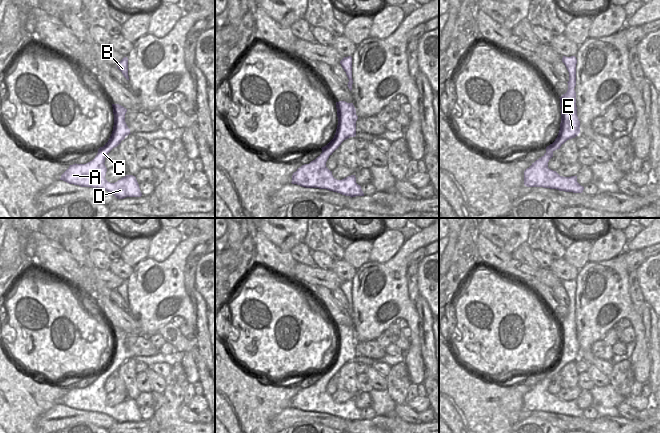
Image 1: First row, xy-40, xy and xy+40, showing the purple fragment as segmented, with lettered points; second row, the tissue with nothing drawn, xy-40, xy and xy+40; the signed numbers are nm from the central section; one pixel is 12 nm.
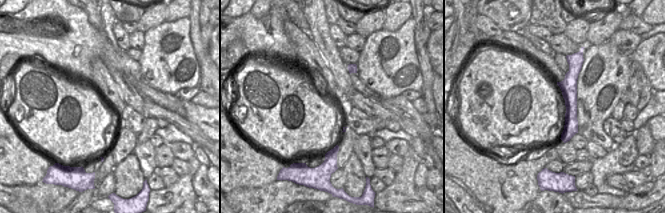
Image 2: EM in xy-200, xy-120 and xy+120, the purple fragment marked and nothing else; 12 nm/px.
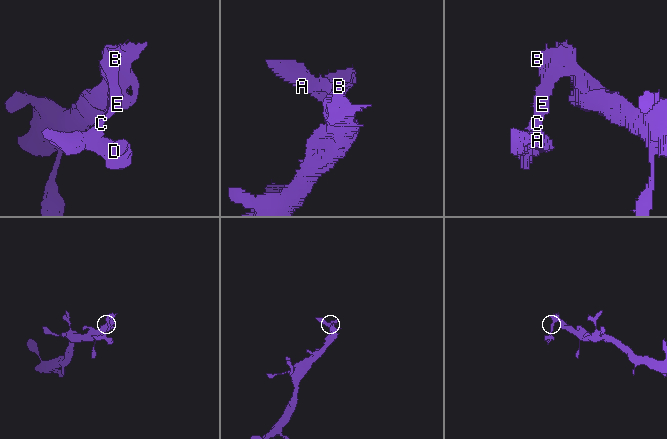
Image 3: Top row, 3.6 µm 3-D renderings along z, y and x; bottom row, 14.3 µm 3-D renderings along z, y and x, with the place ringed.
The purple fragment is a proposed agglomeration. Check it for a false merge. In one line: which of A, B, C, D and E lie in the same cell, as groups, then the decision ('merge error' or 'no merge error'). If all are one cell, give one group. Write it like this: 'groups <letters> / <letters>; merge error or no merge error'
groups A B C D E; no merge error

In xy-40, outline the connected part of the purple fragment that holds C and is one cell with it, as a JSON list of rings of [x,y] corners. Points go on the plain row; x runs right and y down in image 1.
[[[112,328],[112,331],[114,350],[108,366],[98,373],[98,377],[92,385],[86,388],[75,387],[70,389],[61,399],[60,404],[81,411],[104,413],[118,423],[141,421],[142,417],[135,400],[126,399],[115,407],[110,407],[105,402],[107,396],[104,388],[106,380],[113,372],[117,371],[126,360],[131,358],[125,346],[127,333],[119,328]]]

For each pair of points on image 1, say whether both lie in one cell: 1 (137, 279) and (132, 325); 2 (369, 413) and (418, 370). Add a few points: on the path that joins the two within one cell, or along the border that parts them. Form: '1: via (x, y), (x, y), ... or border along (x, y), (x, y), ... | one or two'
1: border along (128, 312), (146, 336) | two
2: border along (360, 410), (364, 419) | two

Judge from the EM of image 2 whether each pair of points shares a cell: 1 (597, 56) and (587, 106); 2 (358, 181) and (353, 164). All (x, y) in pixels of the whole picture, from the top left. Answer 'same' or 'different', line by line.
1: same
2: same

